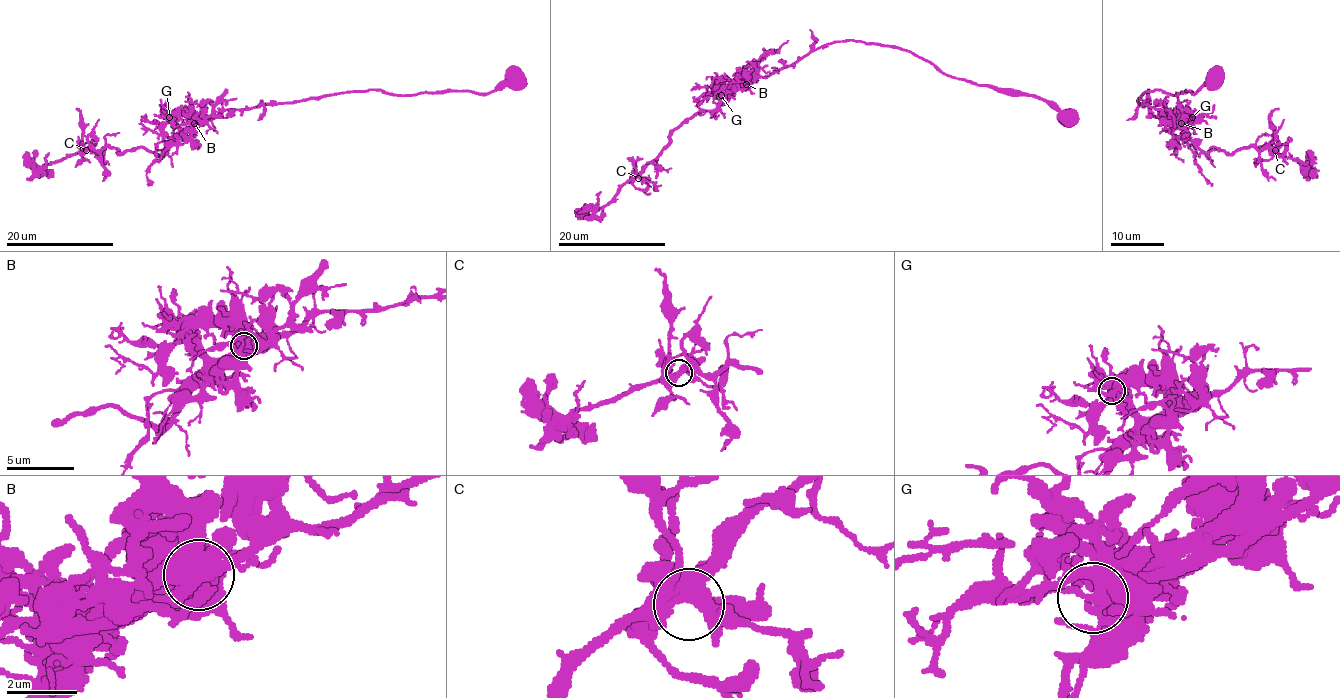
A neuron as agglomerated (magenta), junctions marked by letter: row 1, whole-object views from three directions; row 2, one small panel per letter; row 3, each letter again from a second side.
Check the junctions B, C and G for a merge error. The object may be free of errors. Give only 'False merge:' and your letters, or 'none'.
False merge: none

